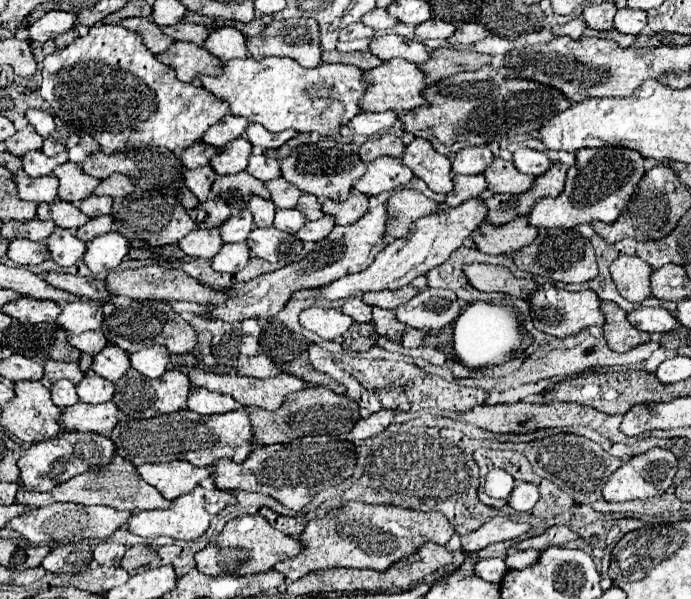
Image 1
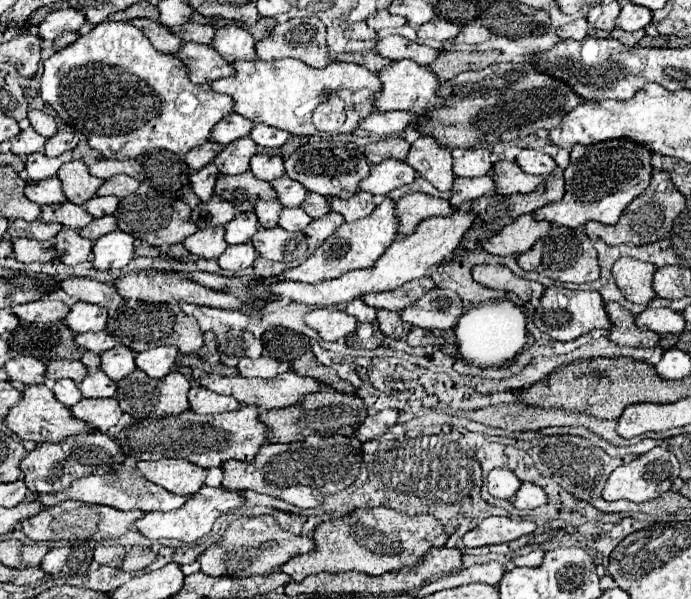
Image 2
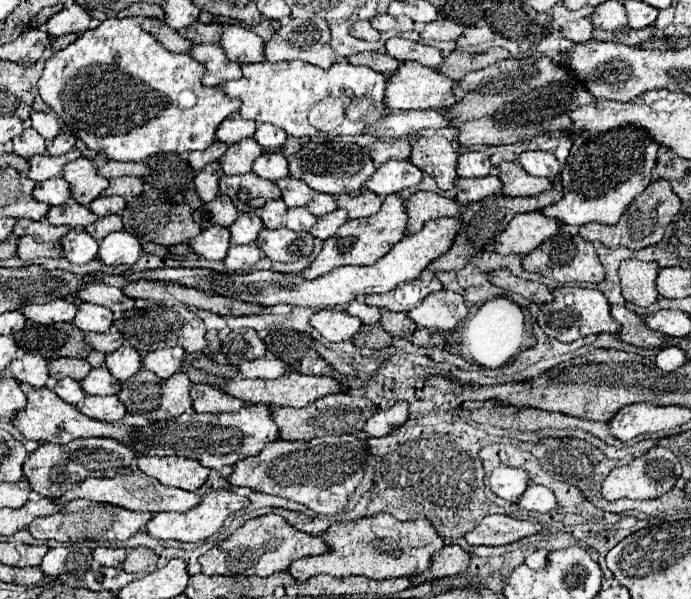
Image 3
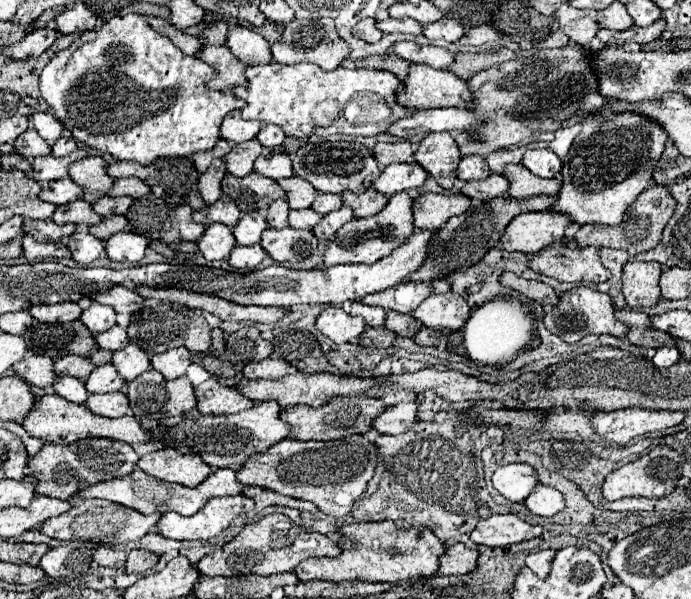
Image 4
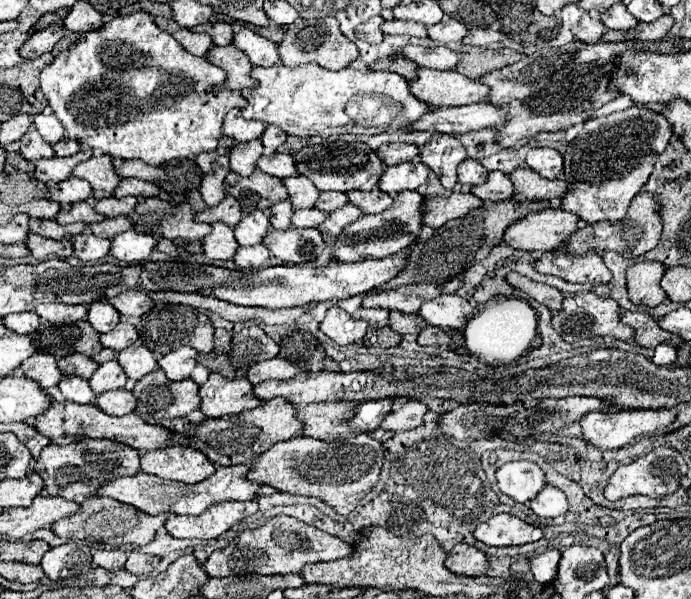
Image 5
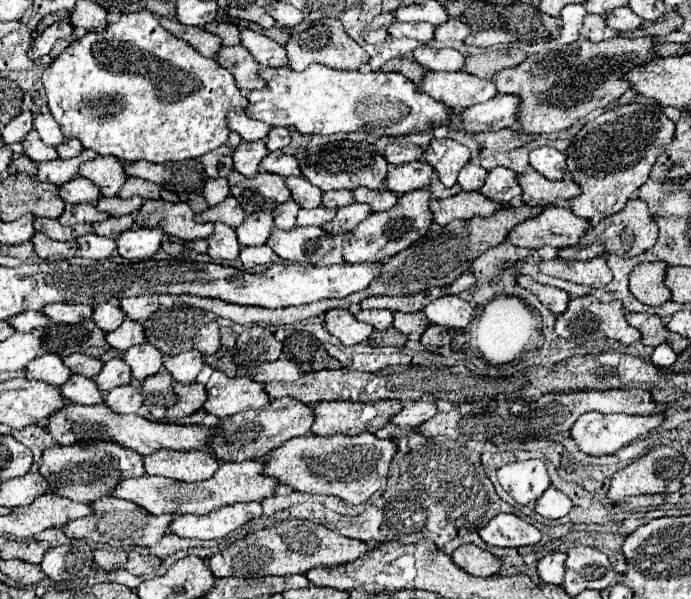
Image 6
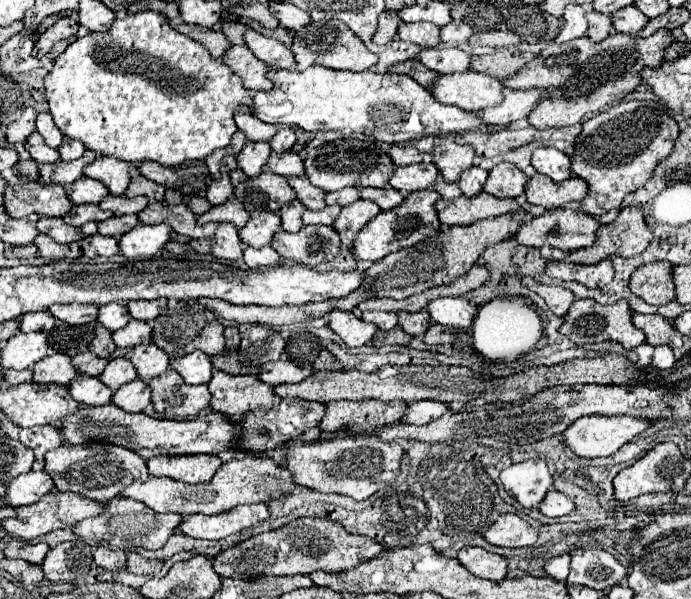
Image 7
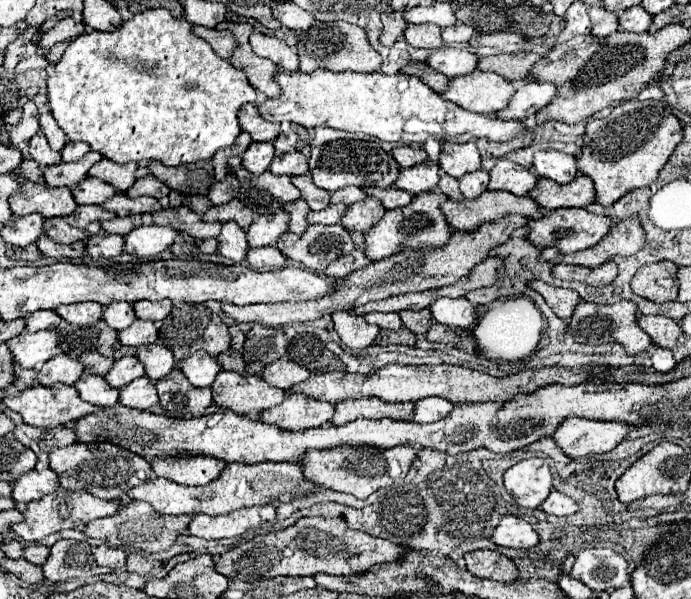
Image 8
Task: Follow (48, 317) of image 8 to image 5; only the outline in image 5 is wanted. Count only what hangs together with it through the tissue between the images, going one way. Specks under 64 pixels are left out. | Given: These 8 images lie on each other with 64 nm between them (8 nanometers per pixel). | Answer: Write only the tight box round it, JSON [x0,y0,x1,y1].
[4,312,40,334]

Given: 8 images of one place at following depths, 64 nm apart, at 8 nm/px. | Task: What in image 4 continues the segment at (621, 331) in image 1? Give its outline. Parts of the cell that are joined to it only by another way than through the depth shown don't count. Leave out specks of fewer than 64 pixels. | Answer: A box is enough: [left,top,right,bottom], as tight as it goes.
[614,310,674,348]

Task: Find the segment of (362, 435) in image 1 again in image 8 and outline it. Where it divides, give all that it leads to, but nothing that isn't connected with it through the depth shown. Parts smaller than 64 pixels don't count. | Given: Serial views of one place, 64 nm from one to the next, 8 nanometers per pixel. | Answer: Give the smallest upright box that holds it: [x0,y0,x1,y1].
[412,398,454,424]

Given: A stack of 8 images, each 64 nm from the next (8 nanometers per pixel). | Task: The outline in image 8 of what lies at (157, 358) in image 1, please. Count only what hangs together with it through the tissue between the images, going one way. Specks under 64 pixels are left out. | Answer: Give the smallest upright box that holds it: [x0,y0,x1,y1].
[180,350,222,386]

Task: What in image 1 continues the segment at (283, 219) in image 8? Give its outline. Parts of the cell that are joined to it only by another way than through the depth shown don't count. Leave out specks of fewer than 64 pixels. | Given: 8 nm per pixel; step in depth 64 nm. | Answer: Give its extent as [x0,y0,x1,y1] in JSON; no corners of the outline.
[218,208,254,242]

